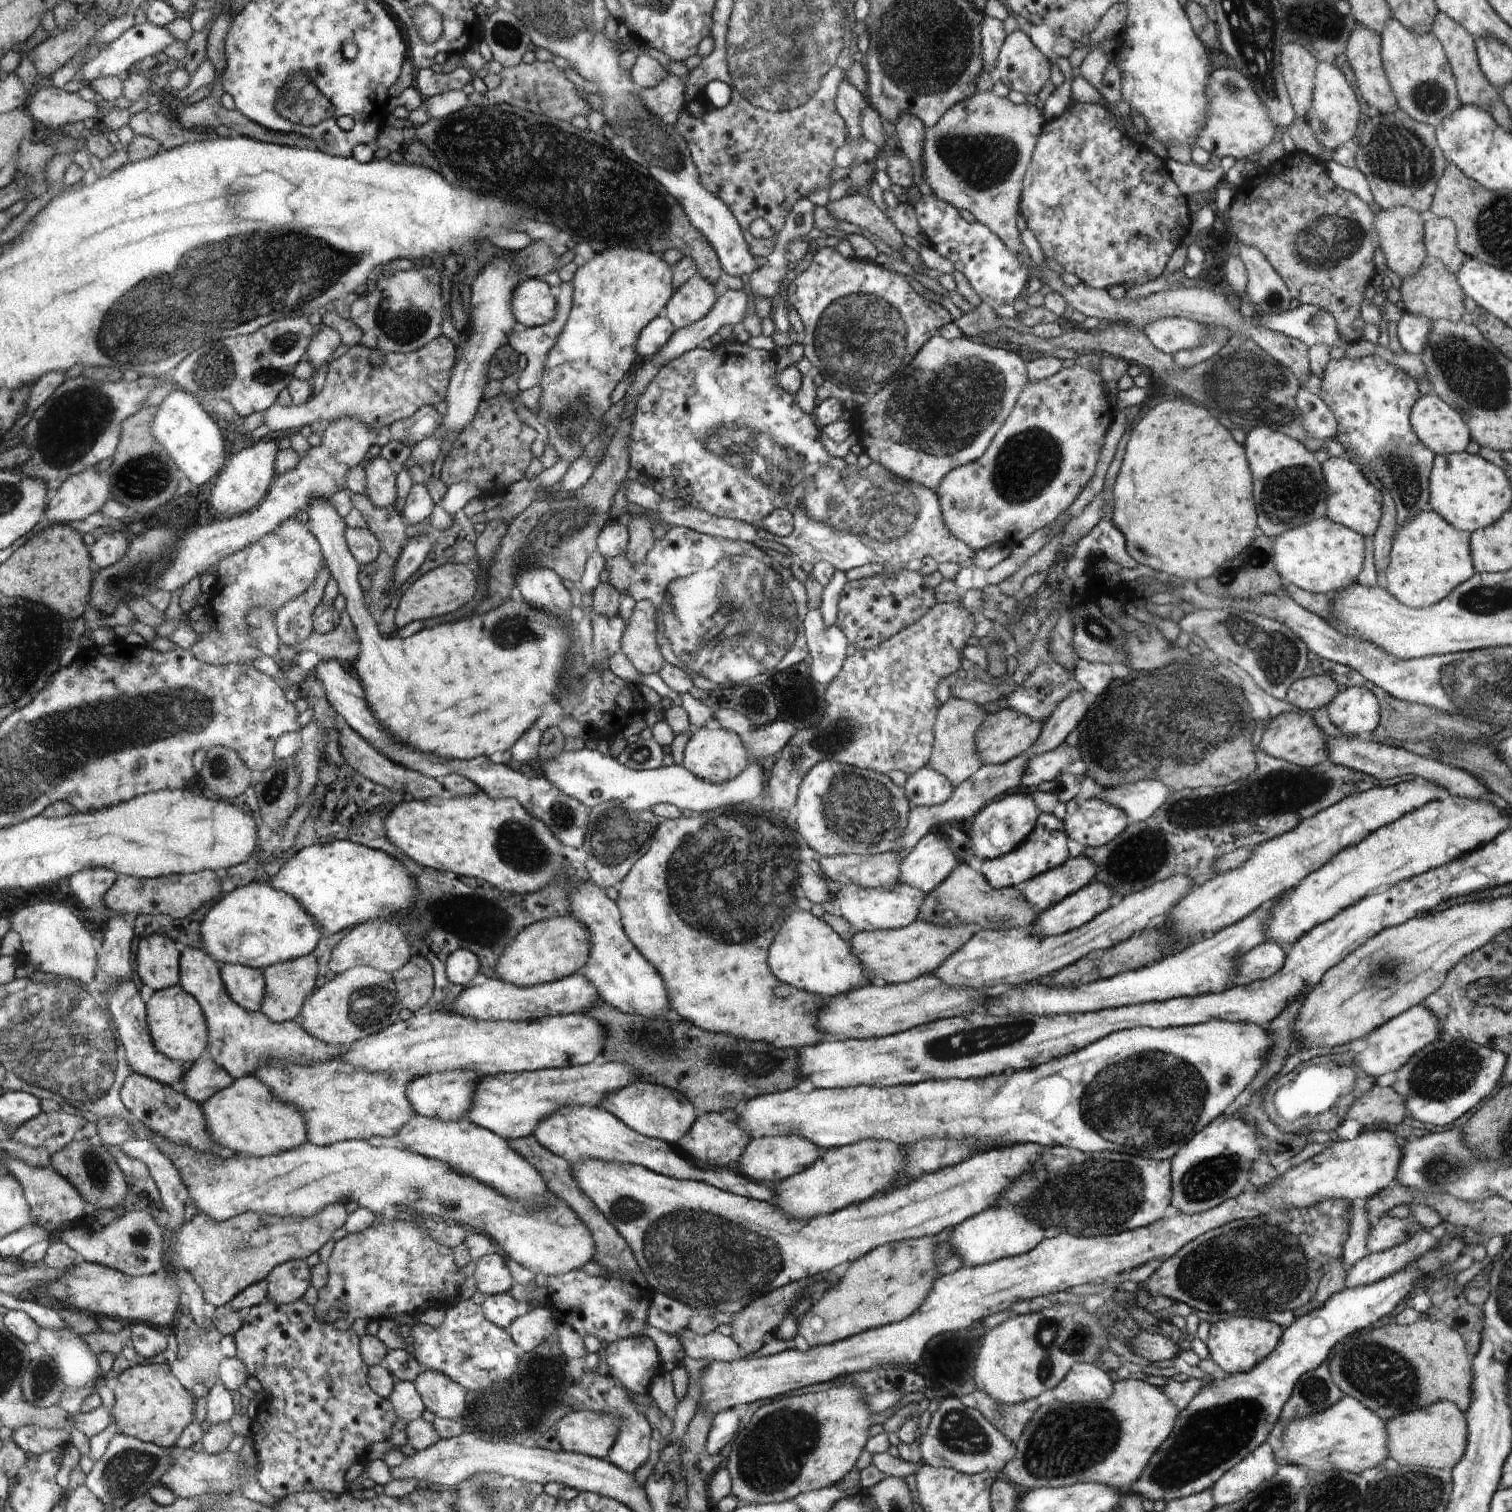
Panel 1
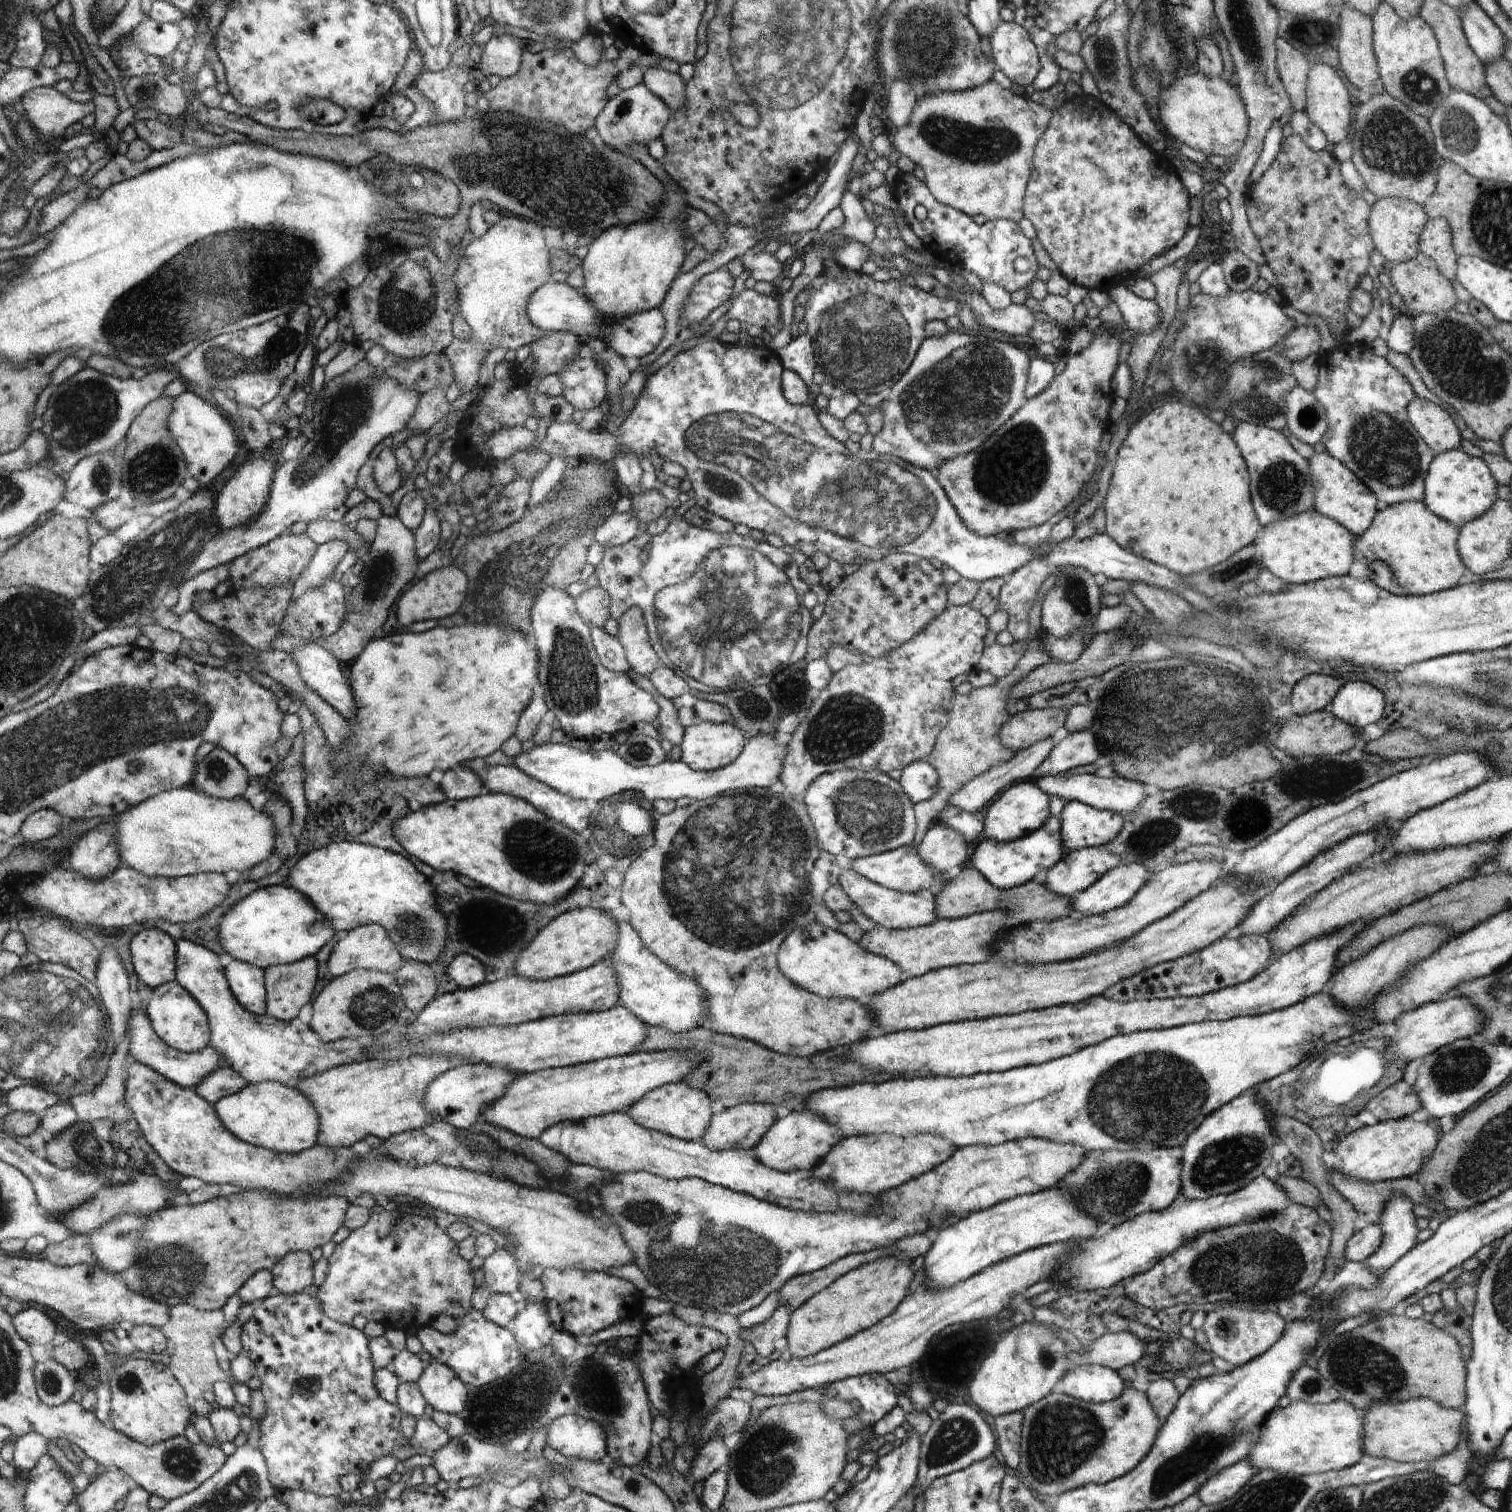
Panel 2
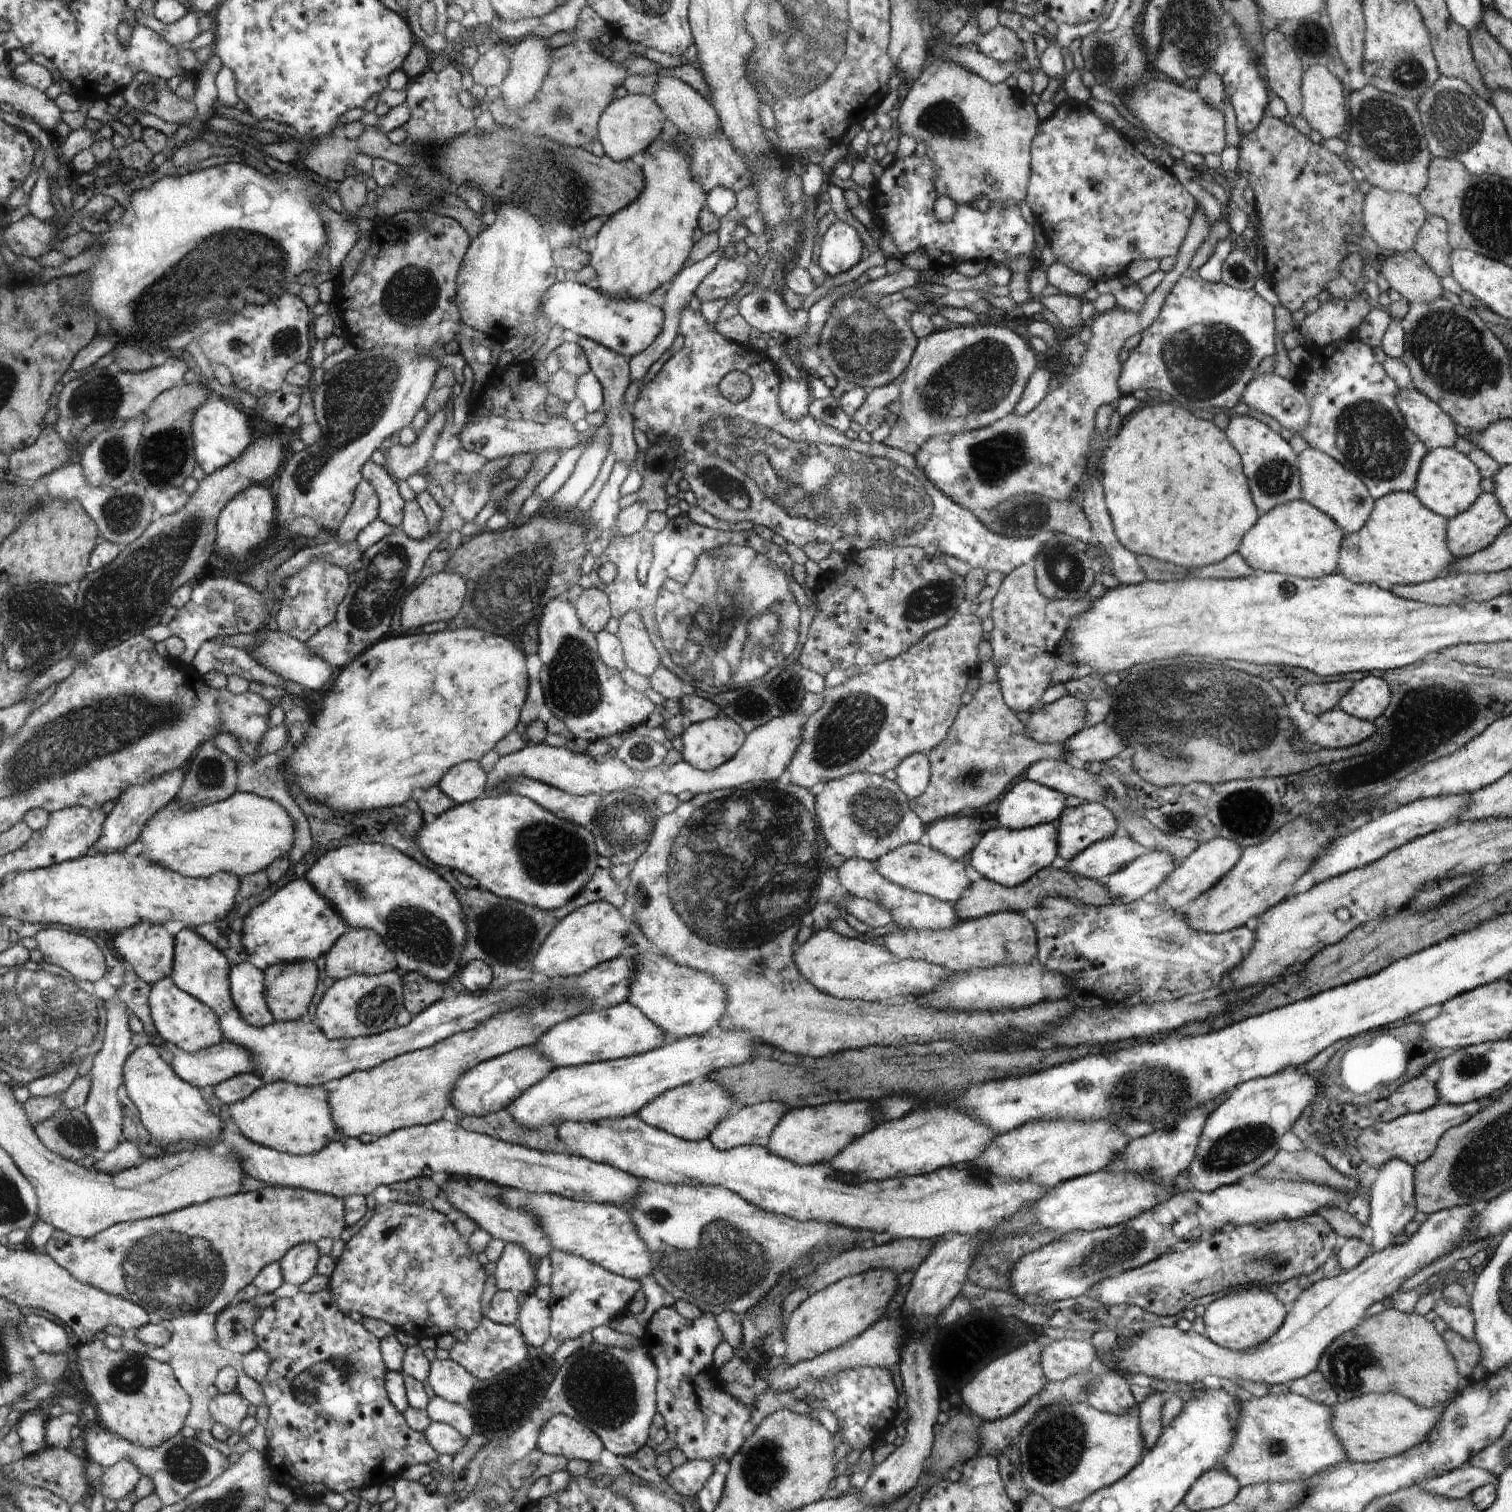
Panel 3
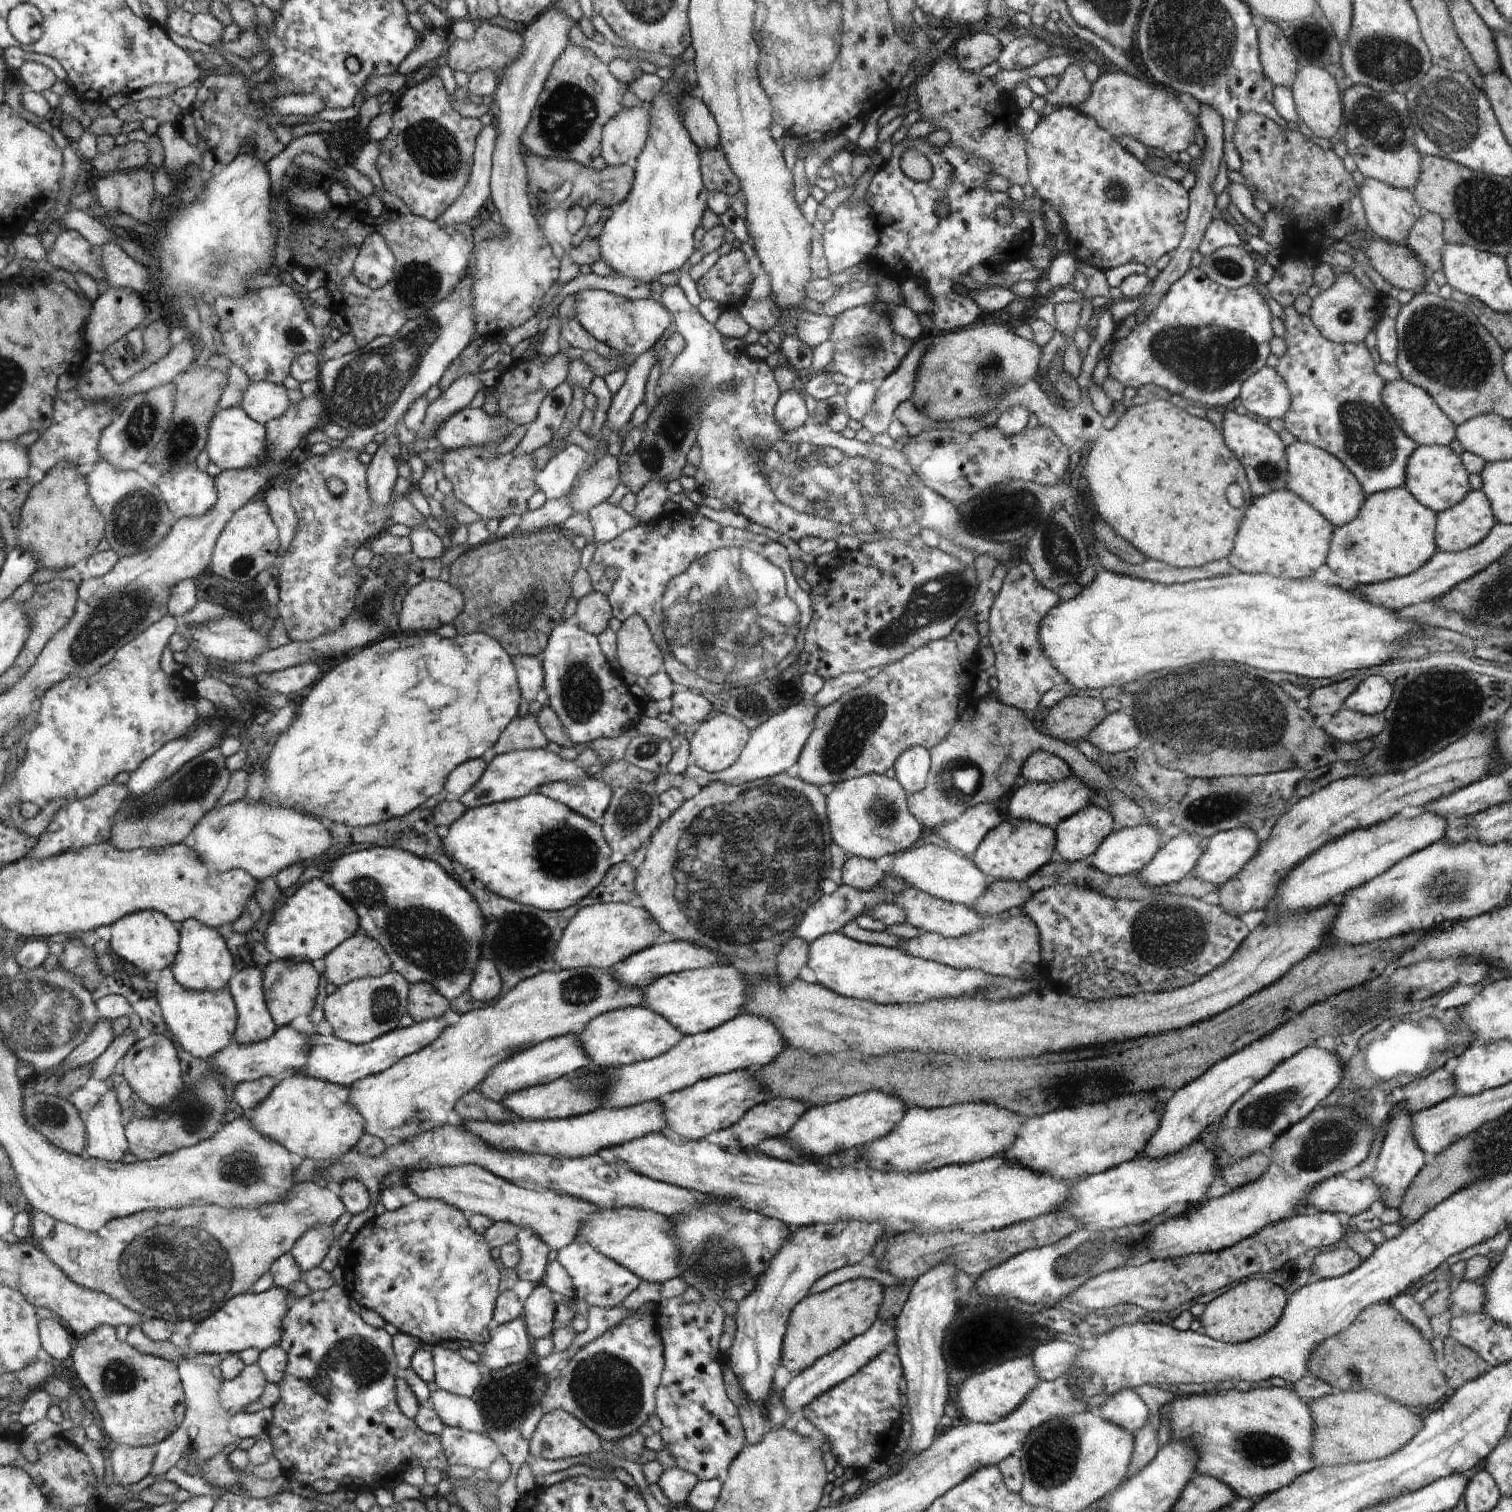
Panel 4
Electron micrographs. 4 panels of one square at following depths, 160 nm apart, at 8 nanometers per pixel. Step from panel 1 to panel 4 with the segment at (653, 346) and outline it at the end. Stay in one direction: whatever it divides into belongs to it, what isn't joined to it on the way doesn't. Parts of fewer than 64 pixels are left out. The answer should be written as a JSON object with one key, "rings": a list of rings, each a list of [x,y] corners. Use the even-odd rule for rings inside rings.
{"rings":[[[599,289],[583,290],[578,295],[575,317],[596,340],[607,344],[614,352],[635,357],[650,351],[672,324],[672,315],[665,306],[658,306],[654,299],[636,295],[627,299]]]}

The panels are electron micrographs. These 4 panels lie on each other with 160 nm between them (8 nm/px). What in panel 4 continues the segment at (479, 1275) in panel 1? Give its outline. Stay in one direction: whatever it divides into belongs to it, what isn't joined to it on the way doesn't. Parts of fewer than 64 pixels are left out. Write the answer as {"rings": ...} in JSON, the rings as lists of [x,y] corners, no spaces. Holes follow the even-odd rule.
{"rings":[[[530,1227],[519,1229],[516,1244],[521,1254],[515,1268],[519,1280],[528,1280],[535,1285],[542,1283],[548,1266],[549,1246]]]}

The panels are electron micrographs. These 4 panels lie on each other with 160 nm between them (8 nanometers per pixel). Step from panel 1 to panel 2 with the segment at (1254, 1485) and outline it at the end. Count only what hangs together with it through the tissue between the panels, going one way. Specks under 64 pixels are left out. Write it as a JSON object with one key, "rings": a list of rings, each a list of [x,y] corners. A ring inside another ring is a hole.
{"rings":[[[1242,1459],[1211,1476],[1195,1492],[1202,1505],[1215,1505],[1234,1496],[1255,1474],[1248,1460]]]}

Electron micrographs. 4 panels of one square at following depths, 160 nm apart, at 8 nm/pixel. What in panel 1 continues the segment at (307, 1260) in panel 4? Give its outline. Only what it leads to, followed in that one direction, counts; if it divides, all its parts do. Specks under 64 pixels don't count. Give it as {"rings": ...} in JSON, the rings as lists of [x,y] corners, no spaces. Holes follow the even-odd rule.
{"rings":[[[298,1259],[279,1264],[266,1278],[267,1299],[276,1304],[300,1300],[311,1285],[311,1268],[306,1260]]]}

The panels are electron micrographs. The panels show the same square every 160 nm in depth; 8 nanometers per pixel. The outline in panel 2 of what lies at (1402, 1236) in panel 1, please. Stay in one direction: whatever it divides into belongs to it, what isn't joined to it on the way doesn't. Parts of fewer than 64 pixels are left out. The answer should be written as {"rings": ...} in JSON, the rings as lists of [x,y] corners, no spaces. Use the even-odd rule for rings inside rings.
{"rings":[[[1378,1223],[1356,1231],[1348,1240],[1345,1246],[1343,1258],[1346,1261],[1362,1263],[1369,1256],[1372,1256],[1380,1246],[1383,1239],[1383,1230]]]}

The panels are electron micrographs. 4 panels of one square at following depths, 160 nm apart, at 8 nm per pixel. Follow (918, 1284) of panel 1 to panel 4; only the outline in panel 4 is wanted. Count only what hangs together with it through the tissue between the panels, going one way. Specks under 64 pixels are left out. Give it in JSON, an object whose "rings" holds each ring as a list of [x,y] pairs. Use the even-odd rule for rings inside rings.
{"rings":[[[852,1279],[804,1298],[795,1306],[791,1322],[788,1323],[783,1346],[785,1368],[790,1372],[804,1371],[814,1366],[824,1355],[830,1355],[855,1336],[870,1330],[878,1319],[878,1311],[884,1298],[883,1287],[876,1279]]]}

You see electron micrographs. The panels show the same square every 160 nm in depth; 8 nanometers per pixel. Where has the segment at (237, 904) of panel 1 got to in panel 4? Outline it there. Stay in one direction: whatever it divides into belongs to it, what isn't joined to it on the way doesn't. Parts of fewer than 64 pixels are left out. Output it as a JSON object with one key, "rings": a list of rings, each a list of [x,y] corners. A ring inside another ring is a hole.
{"rings":[[[320,879],[304,883],[286,904],[273,912],[271,924],[266,930],[266,946],[276,959],[305,960],[320,963],[325,956],[360,932],[360,916],[331,884]]]}

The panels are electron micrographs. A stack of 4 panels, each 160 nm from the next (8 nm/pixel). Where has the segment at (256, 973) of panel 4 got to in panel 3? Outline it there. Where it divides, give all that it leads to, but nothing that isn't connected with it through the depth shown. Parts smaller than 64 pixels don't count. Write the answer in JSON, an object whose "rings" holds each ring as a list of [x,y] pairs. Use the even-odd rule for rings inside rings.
{"rings":[[[248,961],[230,970],[231,997],[243,1019],[255,1027],[268,1027],[275,1017],[266,999],[266,974]]]}

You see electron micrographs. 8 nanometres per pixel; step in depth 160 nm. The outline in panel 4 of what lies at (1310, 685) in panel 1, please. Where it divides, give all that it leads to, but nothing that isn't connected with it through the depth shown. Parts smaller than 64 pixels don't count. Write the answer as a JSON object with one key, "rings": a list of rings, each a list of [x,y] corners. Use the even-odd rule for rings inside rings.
{"rings":[[[1356,675],[1346,680],[1317,688],[1311,692],[1308,712],[1314,717],[1321,714],[1334,716],[1343,706],[1344,701],[1356,690],[1362,682],[1362,676]]]}

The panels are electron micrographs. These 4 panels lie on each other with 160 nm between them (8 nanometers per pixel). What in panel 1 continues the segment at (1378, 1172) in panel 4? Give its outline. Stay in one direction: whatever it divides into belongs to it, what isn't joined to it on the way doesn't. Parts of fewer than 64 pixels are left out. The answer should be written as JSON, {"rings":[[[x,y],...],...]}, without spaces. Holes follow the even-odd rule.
{"rings":[[[1418,1229],[1408,1235],[1407,1241],[1379,1253],[1368,1253],[1352,1269],[1346,1271],[1346,1287],[1372,1284],[1388,1275],[1402,1270],[1426,1251],[1432,1250],[1439,1239],[1430,1234],[1429,1229]]]}

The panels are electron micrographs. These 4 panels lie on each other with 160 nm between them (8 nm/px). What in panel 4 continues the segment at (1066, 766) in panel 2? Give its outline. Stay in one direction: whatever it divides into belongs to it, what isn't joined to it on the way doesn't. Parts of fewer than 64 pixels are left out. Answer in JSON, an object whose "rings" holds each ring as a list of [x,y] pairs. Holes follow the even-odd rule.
{"rings":[[[1109,713],[1107,718],[1094,728],[1086,740],[1106,754],[1116,754],[1136,748],[1140,734],[1130,714]]]}

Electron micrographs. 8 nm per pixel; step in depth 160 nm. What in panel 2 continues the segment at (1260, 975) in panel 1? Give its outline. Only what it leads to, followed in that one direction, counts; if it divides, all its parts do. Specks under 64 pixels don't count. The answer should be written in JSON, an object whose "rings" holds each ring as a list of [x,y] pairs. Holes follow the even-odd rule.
{"rings":[[[1266,934],[1226,935],[1200,950],[1185,954],[1176,960],[1155,964],[1130,976],[1129,979],[1119,980],[1104,991],[1103,995],[1121,1003],[1174,997],[1199,997],[1250,980],[1262,972],[1273,958],[1271,944]]]}

